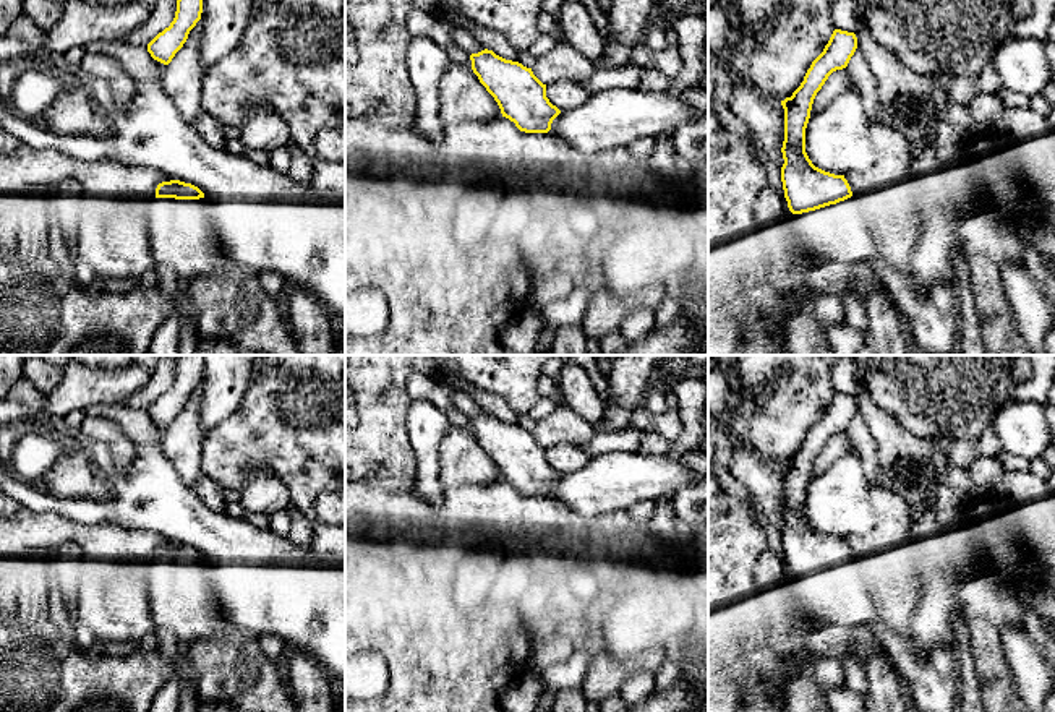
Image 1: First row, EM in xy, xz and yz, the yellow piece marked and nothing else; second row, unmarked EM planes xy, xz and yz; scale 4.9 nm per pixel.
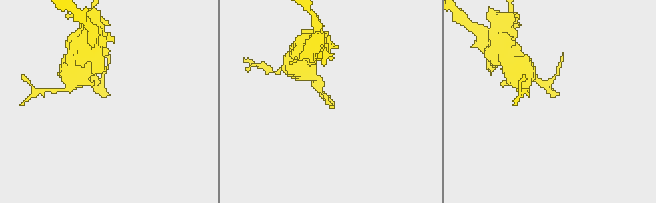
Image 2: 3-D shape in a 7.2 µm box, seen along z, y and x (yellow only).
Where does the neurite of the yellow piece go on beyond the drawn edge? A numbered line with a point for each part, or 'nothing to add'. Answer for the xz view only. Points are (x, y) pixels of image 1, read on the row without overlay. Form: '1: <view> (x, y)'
nothing to add

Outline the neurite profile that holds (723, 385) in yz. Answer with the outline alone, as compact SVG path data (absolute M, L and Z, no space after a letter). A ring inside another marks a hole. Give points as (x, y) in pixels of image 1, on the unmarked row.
M729 355L708 362L708 417L718 423L739 404L739 378Z

